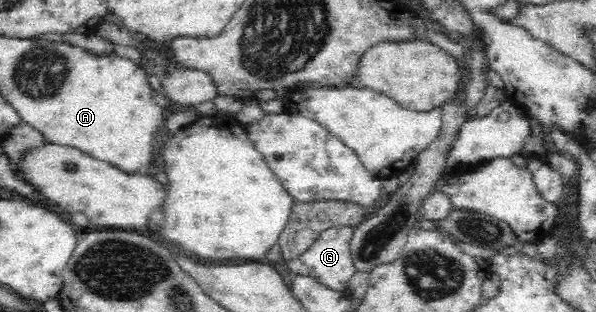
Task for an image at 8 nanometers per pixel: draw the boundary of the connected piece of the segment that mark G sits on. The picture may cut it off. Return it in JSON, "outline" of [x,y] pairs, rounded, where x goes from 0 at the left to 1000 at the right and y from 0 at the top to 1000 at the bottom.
{"outline":[[[582,718],[550,728],[535,750],[535,760],[512,804],[505,808],[505,817],[478,833],[478,849],[485,856],[490,878],[522,885],[532,894],[544,920],[557,933],[576,936],[577,926],[584,923],[592,878],[601,869],[591,833],[589,811],[592,744],[594,724],[584,724]]]}

